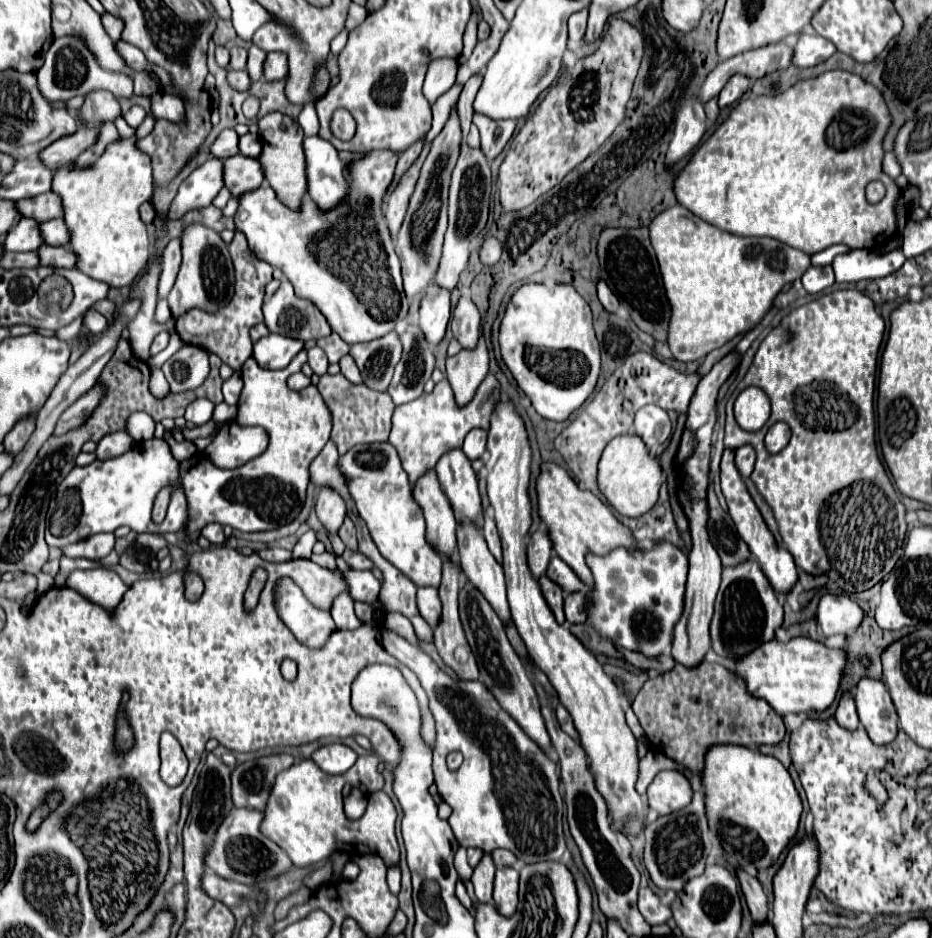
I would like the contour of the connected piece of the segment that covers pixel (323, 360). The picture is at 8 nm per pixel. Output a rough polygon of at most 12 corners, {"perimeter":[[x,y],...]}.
{"perimeter":[[321,347],[307,351],[313,373],[325,375],[327,355]]}

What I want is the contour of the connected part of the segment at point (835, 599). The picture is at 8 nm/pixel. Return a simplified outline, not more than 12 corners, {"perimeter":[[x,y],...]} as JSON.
{"perimeter":[[823,595],[817,623],[825,637],[857,629],[861,607],[847,595]]}

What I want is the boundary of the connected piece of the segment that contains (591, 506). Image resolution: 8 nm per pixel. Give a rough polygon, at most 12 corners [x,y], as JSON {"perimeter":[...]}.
{"perimeter":[[541,467],[539,515],[555,553],[593,587],[585,555],[639,547],[591,491]]}

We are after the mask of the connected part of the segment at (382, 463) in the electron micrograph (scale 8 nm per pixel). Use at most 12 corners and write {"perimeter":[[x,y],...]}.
{"perimeter":[[391,443],[341,471],[381,555],[415,585],[443,561]]}

